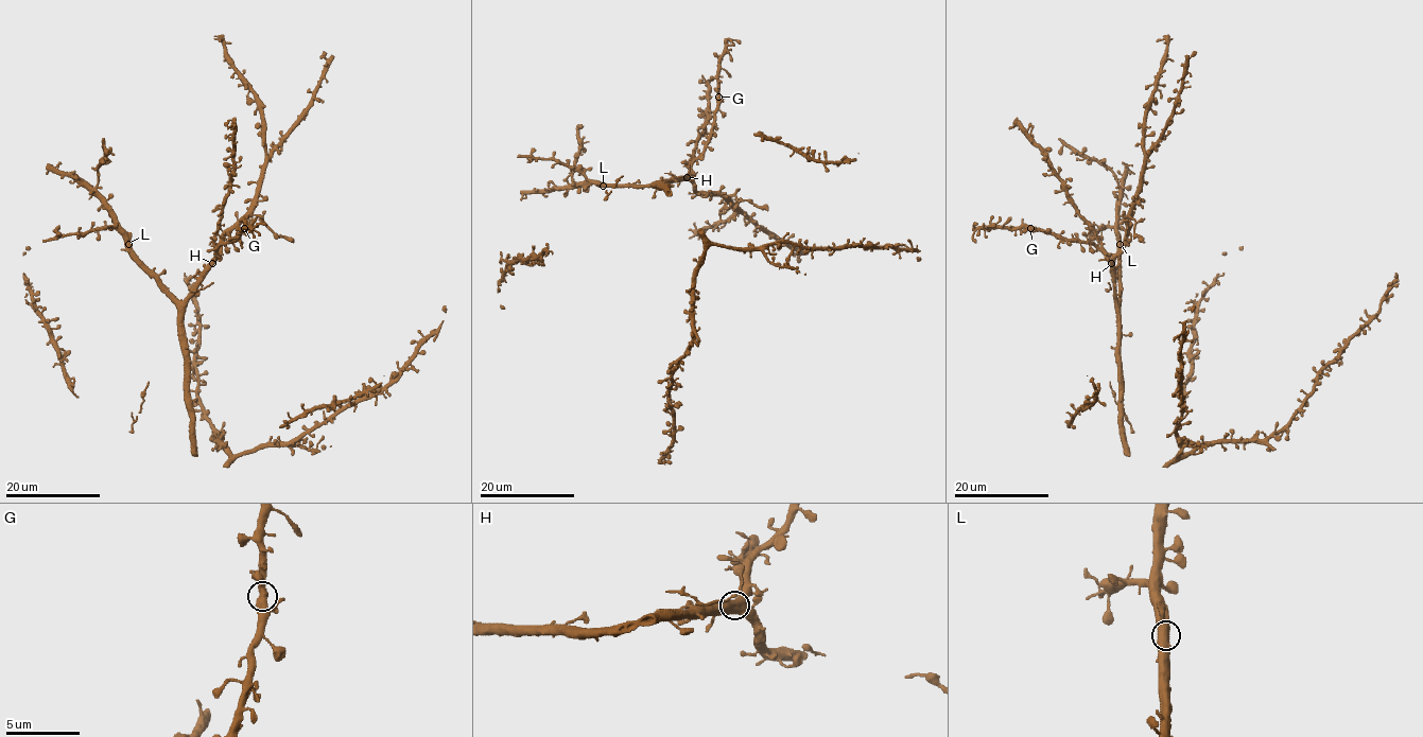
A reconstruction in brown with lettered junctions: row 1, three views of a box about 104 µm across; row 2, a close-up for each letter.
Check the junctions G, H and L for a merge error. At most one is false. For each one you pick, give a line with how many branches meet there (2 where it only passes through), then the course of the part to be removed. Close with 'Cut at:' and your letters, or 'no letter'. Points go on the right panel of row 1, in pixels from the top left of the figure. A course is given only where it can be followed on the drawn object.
Cut at: no letter

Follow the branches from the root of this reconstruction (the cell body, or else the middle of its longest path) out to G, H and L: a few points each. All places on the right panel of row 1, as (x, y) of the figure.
G: (1123, 413), (1115, 267), (1091, 244), (1029, 228)
H: (1123, 413), (1120, 306), (1111, 263)
L: (1123, 413), (1120, 244)

